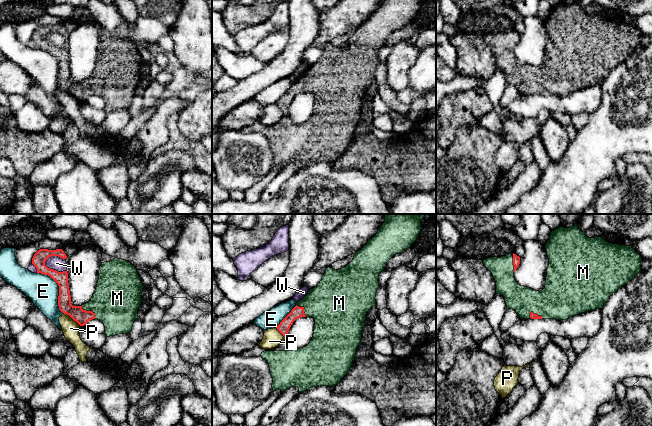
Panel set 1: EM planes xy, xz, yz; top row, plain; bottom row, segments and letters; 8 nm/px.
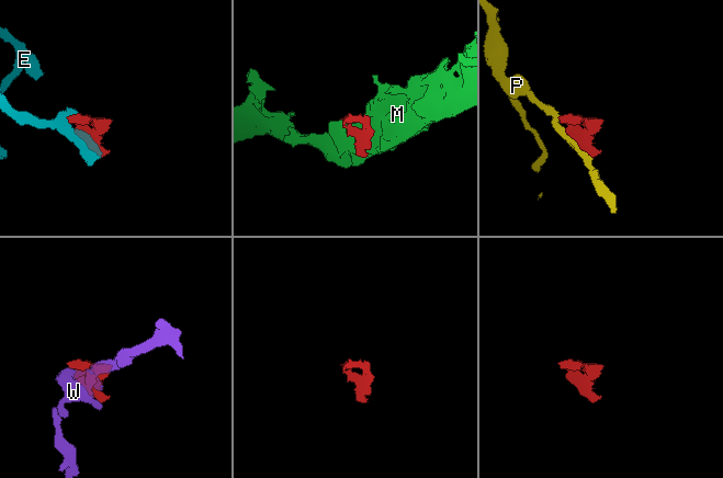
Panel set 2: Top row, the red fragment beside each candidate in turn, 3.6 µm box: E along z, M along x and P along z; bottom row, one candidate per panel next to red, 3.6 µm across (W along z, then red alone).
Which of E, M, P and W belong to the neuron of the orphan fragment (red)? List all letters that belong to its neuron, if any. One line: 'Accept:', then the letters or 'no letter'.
Accept: M

